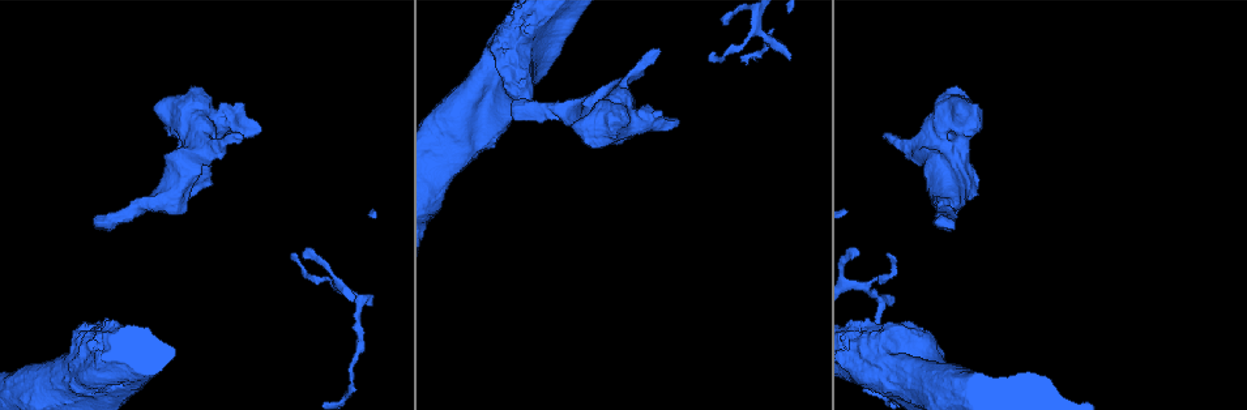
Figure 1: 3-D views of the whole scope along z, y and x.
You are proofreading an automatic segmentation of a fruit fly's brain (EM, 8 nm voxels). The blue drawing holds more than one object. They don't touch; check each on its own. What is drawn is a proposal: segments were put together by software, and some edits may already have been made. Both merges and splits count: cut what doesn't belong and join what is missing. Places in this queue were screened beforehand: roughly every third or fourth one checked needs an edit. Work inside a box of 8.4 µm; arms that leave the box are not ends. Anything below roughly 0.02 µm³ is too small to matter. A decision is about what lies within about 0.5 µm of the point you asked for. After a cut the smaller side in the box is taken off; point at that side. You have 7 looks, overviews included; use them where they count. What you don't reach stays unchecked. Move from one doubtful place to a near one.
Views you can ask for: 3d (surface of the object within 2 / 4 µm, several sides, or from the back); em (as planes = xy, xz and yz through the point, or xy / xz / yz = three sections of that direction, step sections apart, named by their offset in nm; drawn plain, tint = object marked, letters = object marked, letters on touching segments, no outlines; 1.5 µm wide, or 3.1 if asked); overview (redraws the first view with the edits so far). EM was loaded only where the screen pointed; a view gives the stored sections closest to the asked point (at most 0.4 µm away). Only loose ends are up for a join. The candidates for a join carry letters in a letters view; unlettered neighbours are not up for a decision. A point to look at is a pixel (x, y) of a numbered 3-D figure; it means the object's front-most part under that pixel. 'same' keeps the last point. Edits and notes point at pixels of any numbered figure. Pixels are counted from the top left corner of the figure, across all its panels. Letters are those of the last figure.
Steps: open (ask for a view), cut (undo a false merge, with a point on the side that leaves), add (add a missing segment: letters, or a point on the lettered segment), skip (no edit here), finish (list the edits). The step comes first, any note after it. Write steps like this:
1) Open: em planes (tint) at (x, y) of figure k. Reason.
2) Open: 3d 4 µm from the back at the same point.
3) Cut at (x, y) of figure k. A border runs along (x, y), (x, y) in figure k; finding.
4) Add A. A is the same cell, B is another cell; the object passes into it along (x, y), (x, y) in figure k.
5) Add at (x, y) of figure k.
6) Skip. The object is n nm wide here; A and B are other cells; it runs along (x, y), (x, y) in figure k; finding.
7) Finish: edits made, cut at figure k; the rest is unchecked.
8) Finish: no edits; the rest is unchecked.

Open: em planes (plain) at (790, 57) of figure 1. Branch stops here.

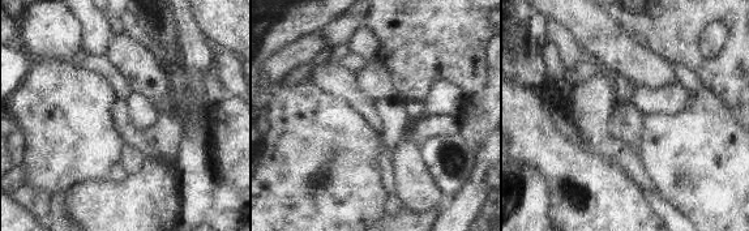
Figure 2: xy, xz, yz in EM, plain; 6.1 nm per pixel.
Open: em planes (letters) at the same point.

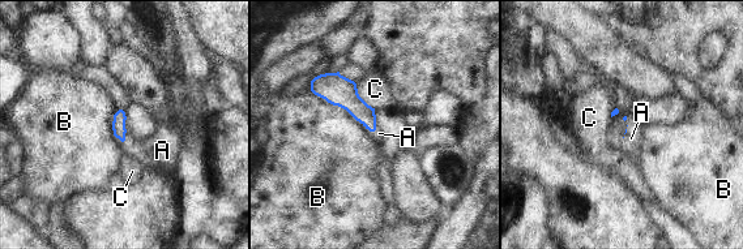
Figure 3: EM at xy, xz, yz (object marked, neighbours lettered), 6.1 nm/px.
Add A. A is the same cell, B and C are other cells; the object passes into it along (119, 129), (124, 137), (162, 150) in figure 3; the neuron continues.

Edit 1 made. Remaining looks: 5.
Open: overview.

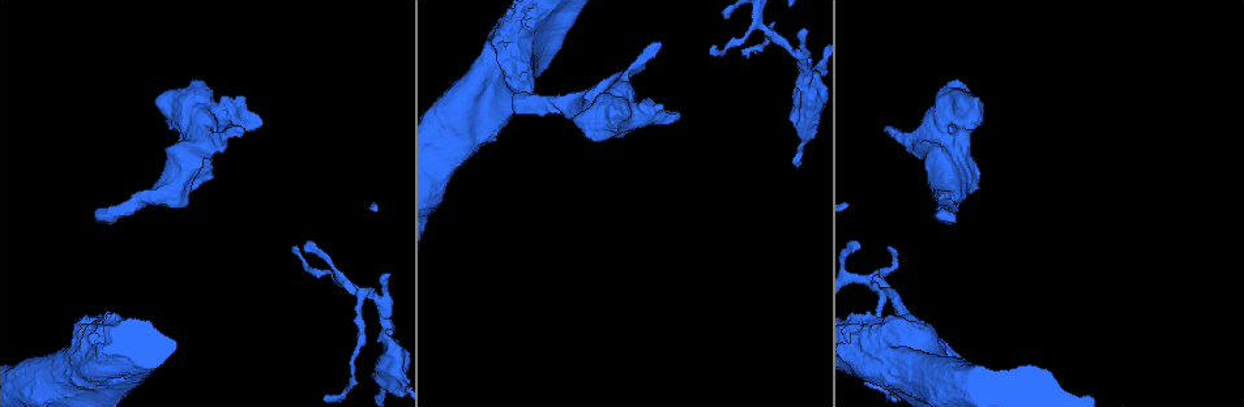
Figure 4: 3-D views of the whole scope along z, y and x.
Open: em planes (letters) at (633, 113) of figure 4. Thick turns thin.

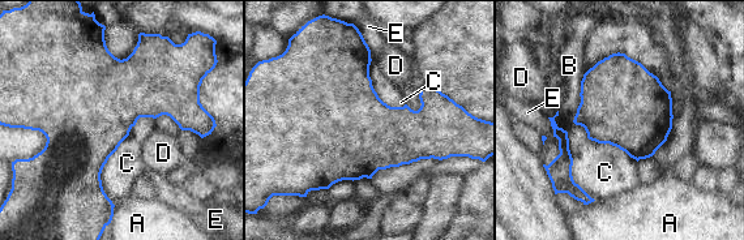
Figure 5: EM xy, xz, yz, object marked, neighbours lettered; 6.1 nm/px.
Skip. A, B, C, D and E are other cells; all the same neuron.

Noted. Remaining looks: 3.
Finish: edits made, add at figure 3; the rest is unchecked.

